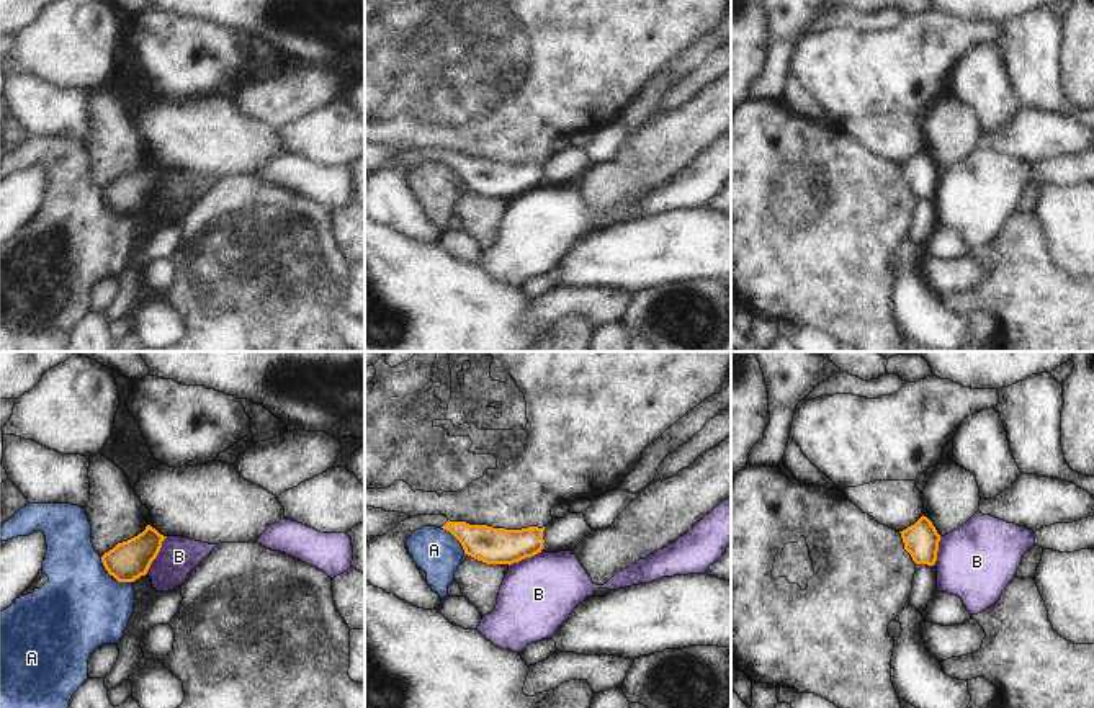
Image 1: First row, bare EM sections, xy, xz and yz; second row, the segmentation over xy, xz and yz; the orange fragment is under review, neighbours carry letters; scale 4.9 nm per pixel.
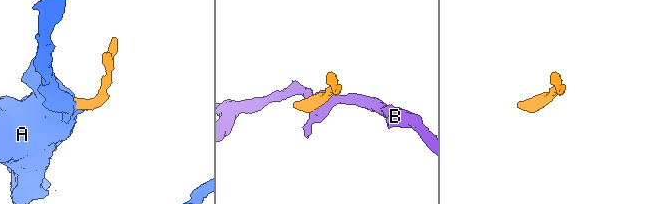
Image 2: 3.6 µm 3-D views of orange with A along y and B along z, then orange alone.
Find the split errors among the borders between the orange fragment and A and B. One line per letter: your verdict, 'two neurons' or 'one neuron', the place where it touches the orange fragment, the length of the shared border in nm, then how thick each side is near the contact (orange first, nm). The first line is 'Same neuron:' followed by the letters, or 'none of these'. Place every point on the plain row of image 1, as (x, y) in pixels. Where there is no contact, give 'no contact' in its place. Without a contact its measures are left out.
Same neuron: none of these
A: two neurons | xz (457, 172) | 180 nm | 180/220 nm
B: two neurons | xy (157, 187) | 220 nm | 190/190 nm

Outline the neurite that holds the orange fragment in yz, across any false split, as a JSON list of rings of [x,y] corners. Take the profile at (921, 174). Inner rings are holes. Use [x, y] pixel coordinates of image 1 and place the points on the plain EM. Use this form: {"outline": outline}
{"outline": [[[922,149],[914,159],[899,167],[904,183],[916,198],[935,198],[940,168],[927,150]]]}

